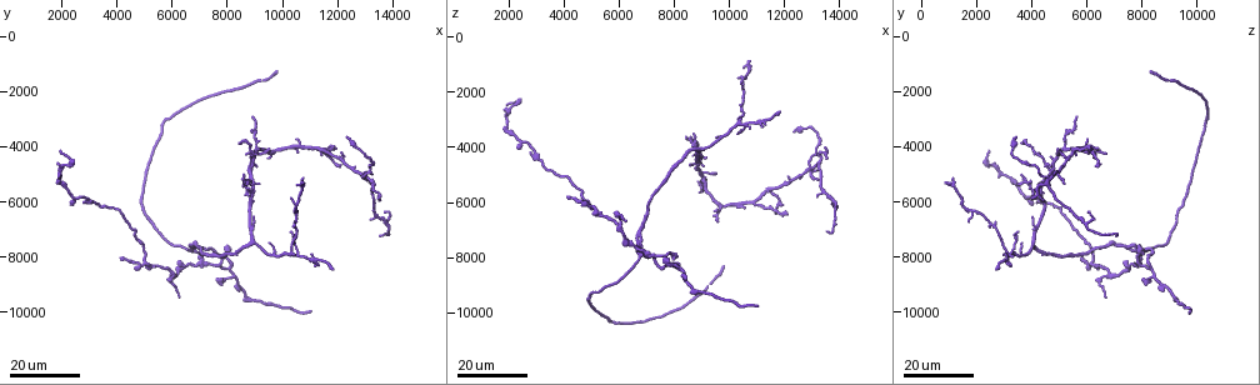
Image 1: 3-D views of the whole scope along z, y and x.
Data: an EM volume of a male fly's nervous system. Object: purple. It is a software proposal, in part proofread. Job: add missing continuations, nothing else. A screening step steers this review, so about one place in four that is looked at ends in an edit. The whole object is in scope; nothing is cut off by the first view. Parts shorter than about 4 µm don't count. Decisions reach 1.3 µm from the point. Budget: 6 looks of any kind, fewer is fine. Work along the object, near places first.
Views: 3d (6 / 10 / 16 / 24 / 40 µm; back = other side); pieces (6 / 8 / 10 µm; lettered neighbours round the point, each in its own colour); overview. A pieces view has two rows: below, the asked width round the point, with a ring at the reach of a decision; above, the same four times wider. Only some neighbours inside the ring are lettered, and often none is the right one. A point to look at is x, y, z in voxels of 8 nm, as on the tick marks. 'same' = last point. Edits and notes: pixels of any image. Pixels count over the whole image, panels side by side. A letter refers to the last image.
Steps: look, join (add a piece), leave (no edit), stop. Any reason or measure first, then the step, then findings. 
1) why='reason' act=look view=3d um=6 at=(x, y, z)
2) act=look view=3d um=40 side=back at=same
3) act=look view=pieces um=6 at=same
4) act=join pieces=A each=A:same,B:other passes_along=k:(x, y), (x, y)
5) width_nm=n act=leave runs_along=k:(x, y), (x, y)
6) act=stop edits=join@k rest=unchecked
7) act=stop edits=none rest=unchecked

act=look view=3d um=24 at=(11000, 9900, 9700)

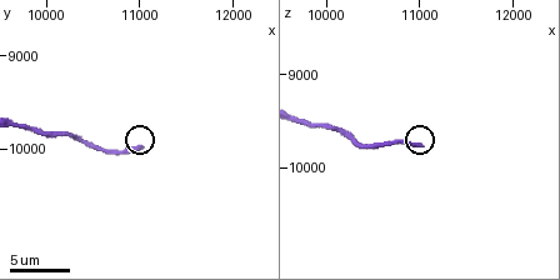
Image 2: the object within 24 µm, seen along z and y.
act=look view=pieces um=8 at=(11000, 9950, 9750)

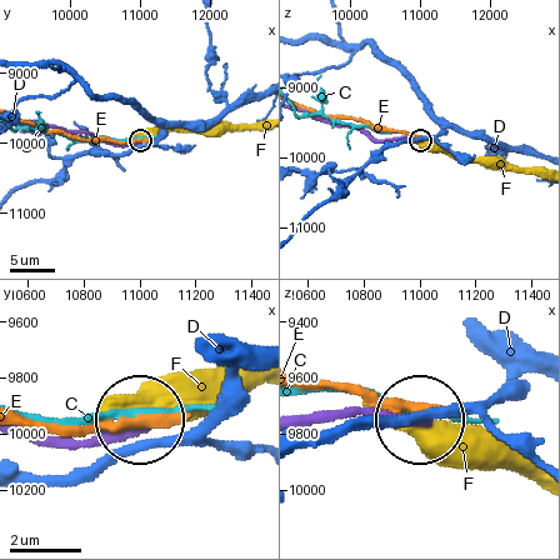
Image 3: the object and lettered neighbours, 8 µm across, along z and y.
width_nm=220 act=leave each=C:other,D:other,E:other,F:other runs_along=3:(303, 419), (416, 419) found='no lettered piece goes on from it'

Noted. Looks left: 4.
why='free end' act=look view=3d um=24 at=(11800, 8500, 2700)

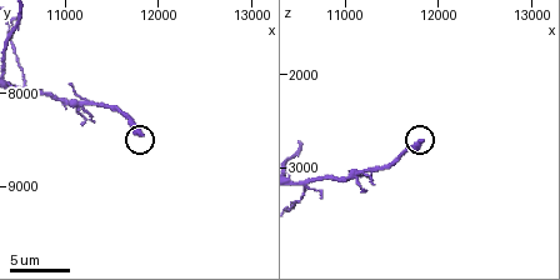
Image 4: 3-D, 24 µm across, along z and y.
act=look view=3d um=10 at=(11800, 8450, 2750)

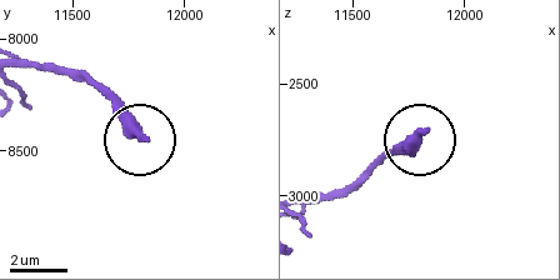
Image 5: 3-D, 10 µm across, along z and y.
act=look view=pieces um=8 at=(11810, 8440, 2710)

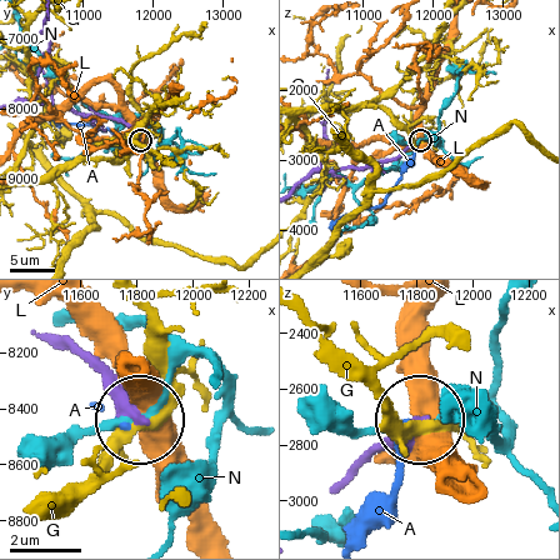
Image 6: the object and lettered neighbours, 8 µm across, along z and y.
act=leave each=A:other,G:other,L:other,N:other found='none of them fits'

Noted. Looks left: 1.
act=stop edits=none rest=unchecked

